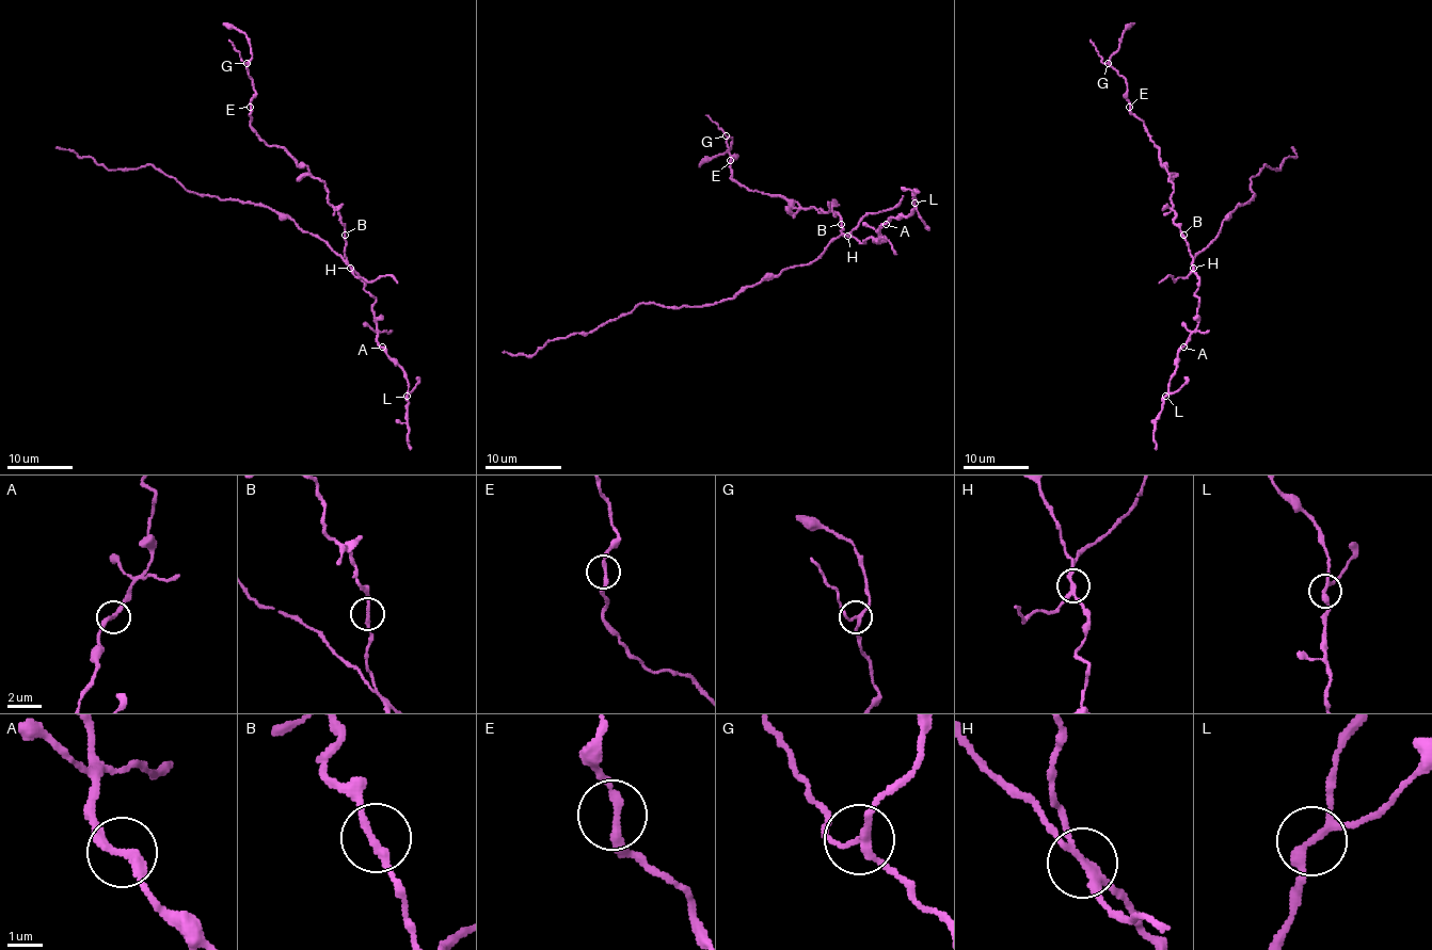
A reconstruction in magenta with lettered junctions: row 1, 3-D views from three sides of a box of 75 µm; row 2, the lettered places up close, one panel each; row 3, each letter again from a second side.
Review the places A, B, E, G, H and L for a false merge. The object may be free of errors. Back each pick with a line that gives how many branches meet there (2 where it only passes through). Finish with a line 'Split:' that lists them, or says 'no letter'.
H: Branches: 3
Split: H

